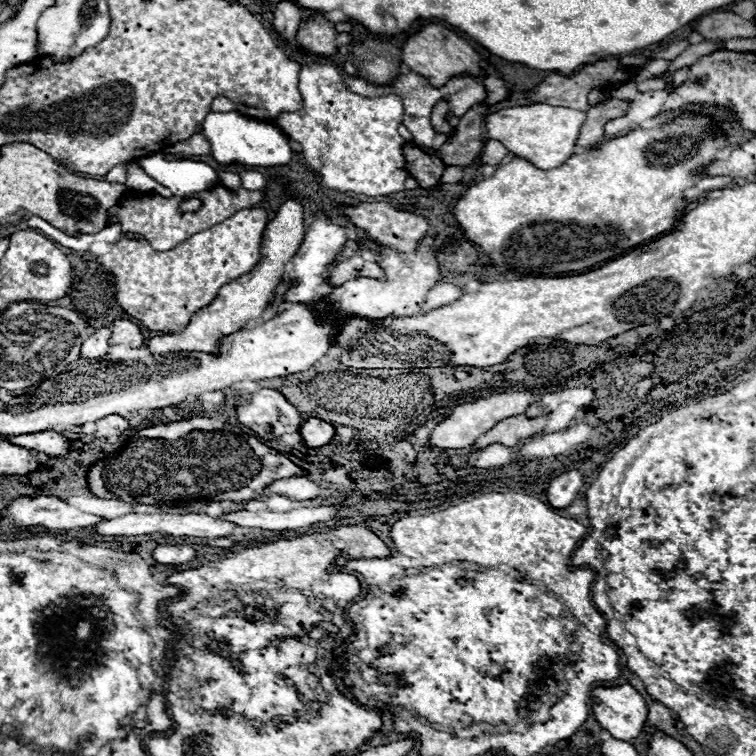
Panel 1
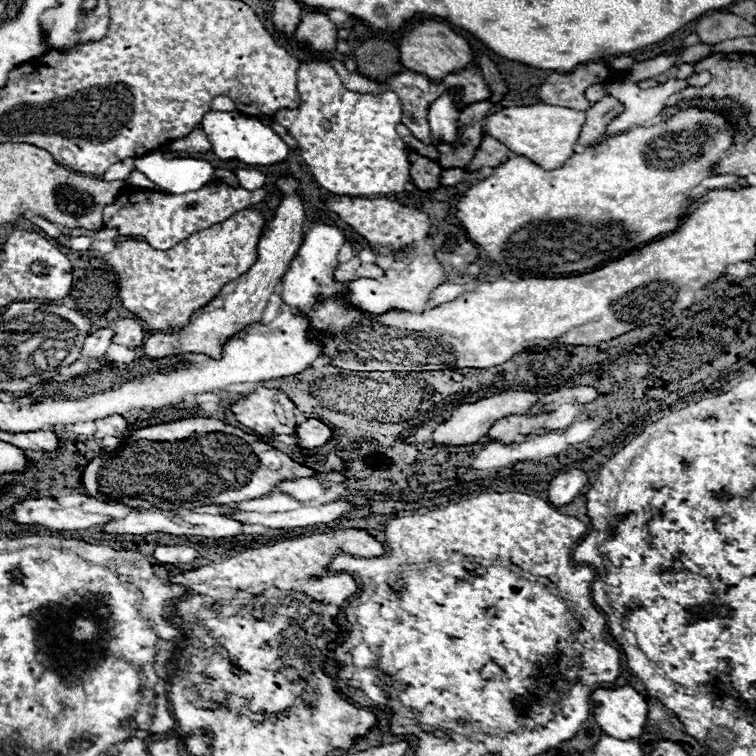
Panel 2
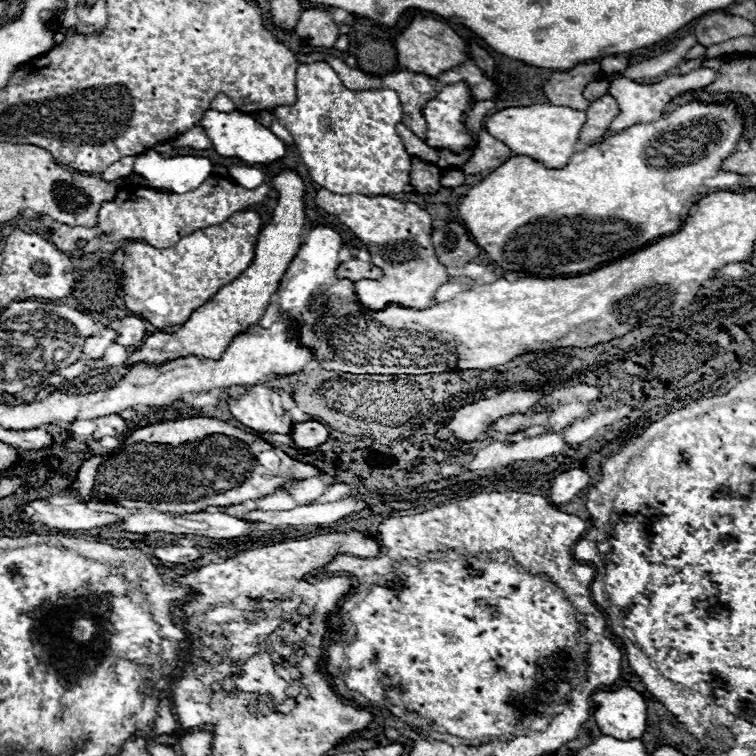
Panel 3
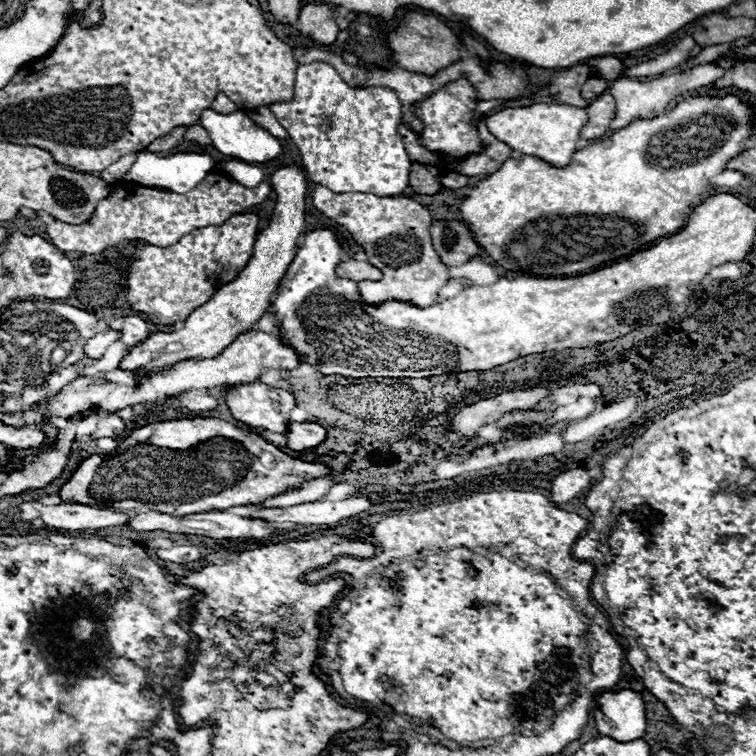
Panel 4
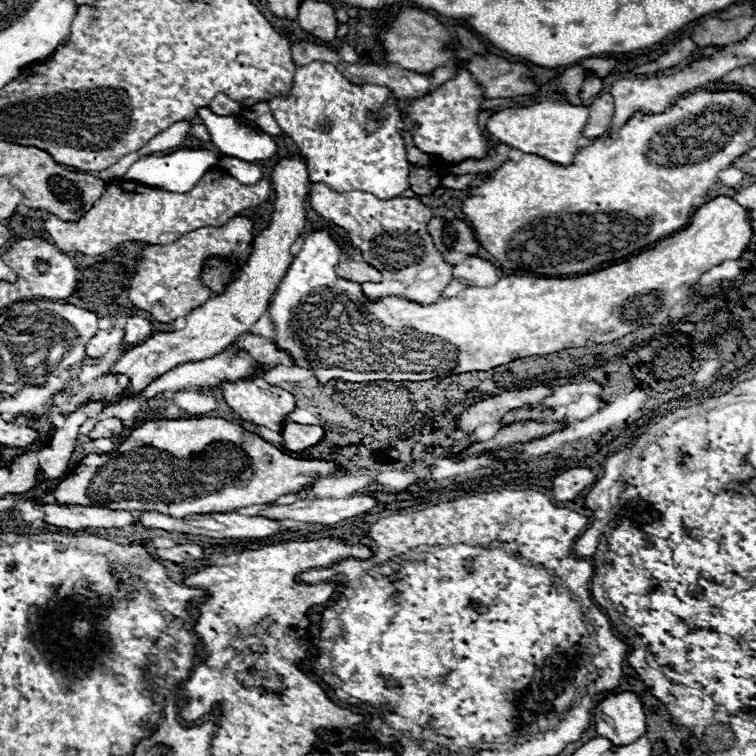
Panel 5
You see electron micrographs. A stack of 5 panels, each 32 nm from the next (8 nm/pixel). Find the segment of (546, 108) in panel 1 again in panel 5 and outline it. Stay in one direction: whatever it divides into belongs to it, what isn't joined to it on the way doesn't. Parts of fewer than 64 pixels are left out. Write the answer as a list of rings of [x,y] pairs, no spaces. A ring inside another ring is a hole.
[[[544,102],[534,104],[530,108],[508,108],[500,110],[488,120],[488,132],[498,138],[500,142],[522,150],[526,154],[538,154],[548,158],[556,164],[570,164],[578,152],[578,138],[582,136],[582,130],[588,122],[588,108],[576,106],[576,110],[570,110],[572,104],[560,104],[560,102]]]

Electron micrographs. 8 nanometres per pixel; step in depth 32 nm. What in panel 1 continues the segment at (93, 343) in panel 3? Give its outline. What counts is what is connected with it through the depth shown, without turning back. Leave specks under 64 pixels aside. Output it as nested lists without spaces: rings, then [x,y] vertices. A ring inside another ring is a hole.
[[[100,328],[96,330],[92,336],[88,336],[84,342],[82,342],[82,352],[80,356],[82,358],[102,358],[106,352],[108,352],[108,340],[112,336],[112,330],[110,328]]]

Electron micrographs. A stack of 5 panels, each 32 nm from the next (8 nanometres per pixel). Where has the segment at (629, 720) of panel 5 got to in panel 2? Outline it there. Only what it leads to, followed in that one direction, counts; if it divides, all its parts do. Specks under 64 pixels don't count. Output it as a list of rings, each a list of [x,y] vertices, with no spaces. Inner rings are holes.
[[[630,686],[616,690],[594,690],[592,712],[598,726],[612,738],[632,740],[644,732],[648,706],[640,692]]]

